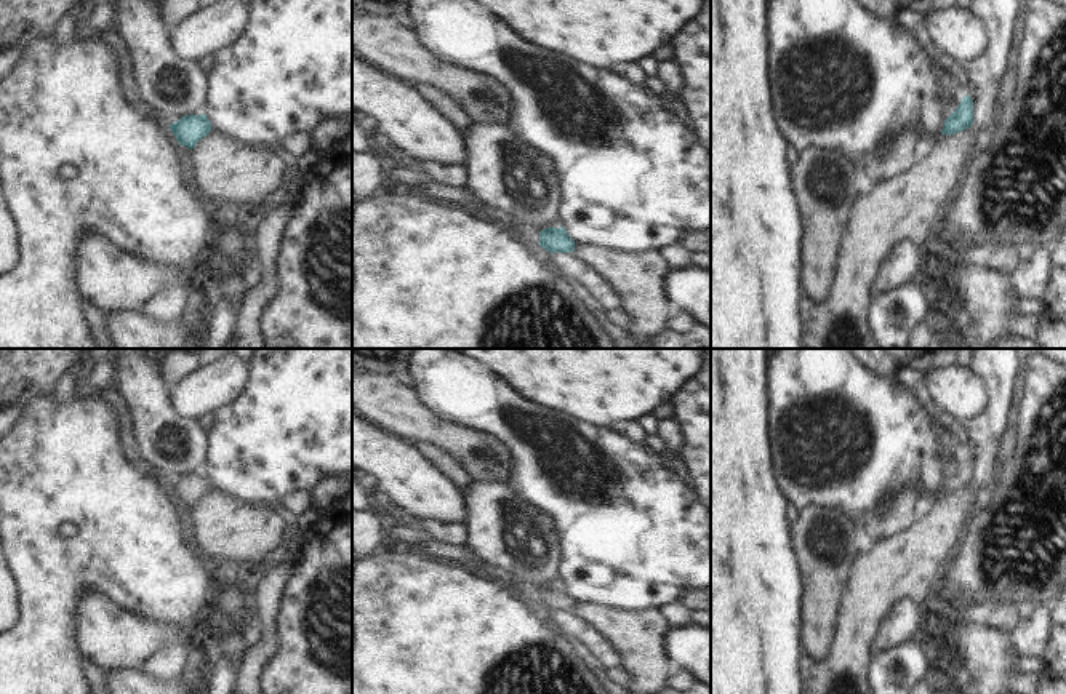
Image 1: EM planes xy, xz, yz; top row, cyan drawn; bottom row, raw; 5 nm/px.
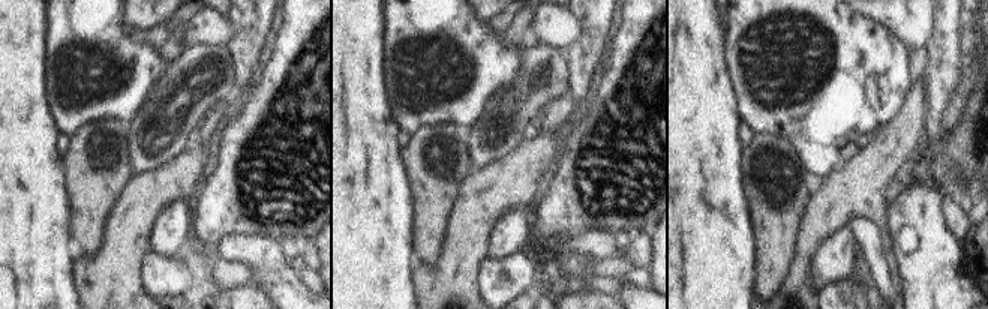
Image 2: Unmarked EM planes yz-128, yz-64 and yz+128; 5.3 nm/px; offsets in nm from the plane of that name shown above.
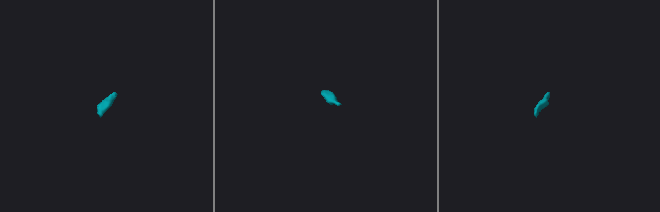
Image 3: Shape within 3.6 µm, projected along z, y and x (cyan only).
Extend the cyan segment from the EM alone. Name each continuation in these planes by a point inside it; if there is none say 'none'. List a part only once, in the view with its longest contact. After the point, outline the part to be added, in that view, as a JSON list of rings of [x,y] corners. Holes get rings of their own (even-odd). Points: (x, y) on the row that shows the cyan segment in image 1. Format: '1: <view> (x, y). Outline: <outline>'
none.

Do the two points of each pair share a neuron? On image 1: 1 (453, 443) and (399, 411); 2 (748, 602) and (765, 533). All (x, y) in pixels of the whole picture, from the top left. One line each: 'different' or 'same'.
1: same
2: same

